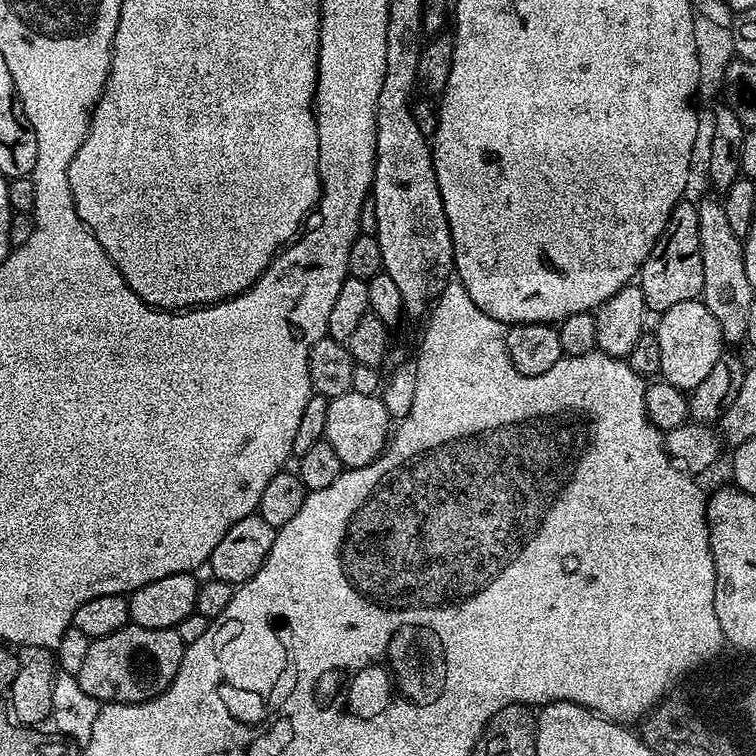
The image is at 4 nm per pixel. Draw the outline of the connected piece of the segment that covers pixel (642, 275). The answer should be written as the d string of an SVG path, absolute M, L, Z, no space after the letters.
M685 198L670 210L670 218L654 242L654 250L638 269L638 283L644 295L645 309L659 314L678 306L678 302L695 300L702 293L702 250L700 249L700 227L698 210L691 199Z

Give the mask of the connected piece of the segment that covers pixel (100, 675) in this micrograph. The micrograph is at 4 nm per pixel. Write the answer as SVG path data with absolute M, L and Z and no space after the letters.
M129 623L128 627L114 634L93 640L89 652L86 653L82 670L75 677L86 694L104 704L146 702L162 694L168 689L170 682L174 682L178 666L184 657L185 647L182 638L178 638L175 628L140 628L137 624Z

